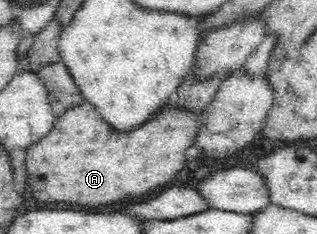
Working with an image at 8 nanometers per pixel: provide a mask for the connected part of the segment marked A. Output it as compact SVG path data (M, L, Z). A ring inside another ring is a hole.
M82 101L73 108L58 113L52 130L33 142L26 149L26 186L28 193L34 200L50 204L50 202L66 202L74 206L100 208L100 206L114 206L120 202L142 198L148 192L160 191L175 178L184 168L186 150L194 145L194 138L199 131L199 116L182 111L169 104L158 109L152 117L137 129L126 134L110 132L110 125L106 125L92 105Z

